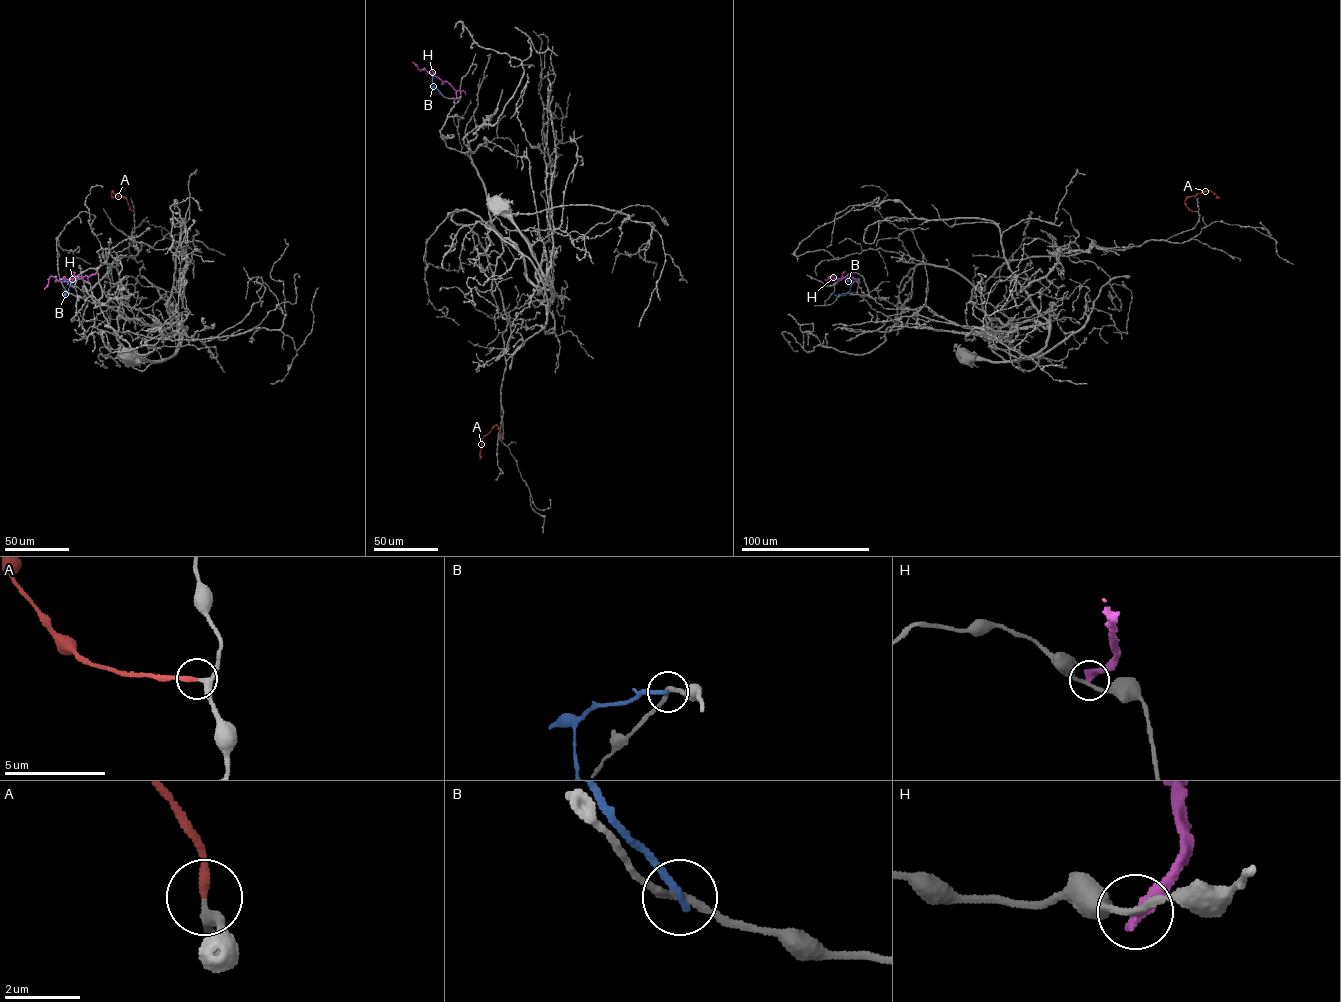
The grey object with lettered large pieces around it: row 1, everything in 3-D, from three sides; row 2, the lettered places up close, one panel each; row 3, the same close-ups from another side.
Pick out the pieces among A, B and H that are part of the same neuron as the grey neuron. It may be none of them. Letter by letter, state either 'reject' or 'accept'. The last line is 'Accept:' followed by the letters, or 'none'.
A: accept
B: reject
H: reject
Accept: A

